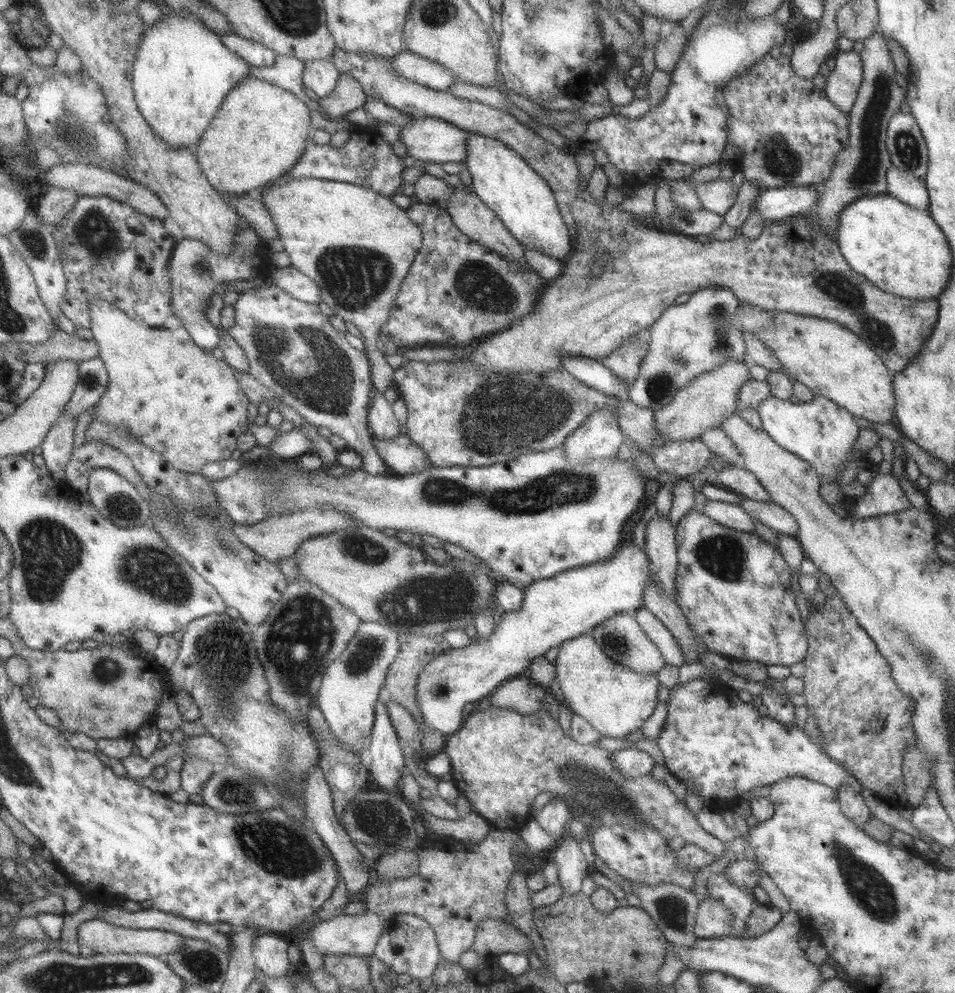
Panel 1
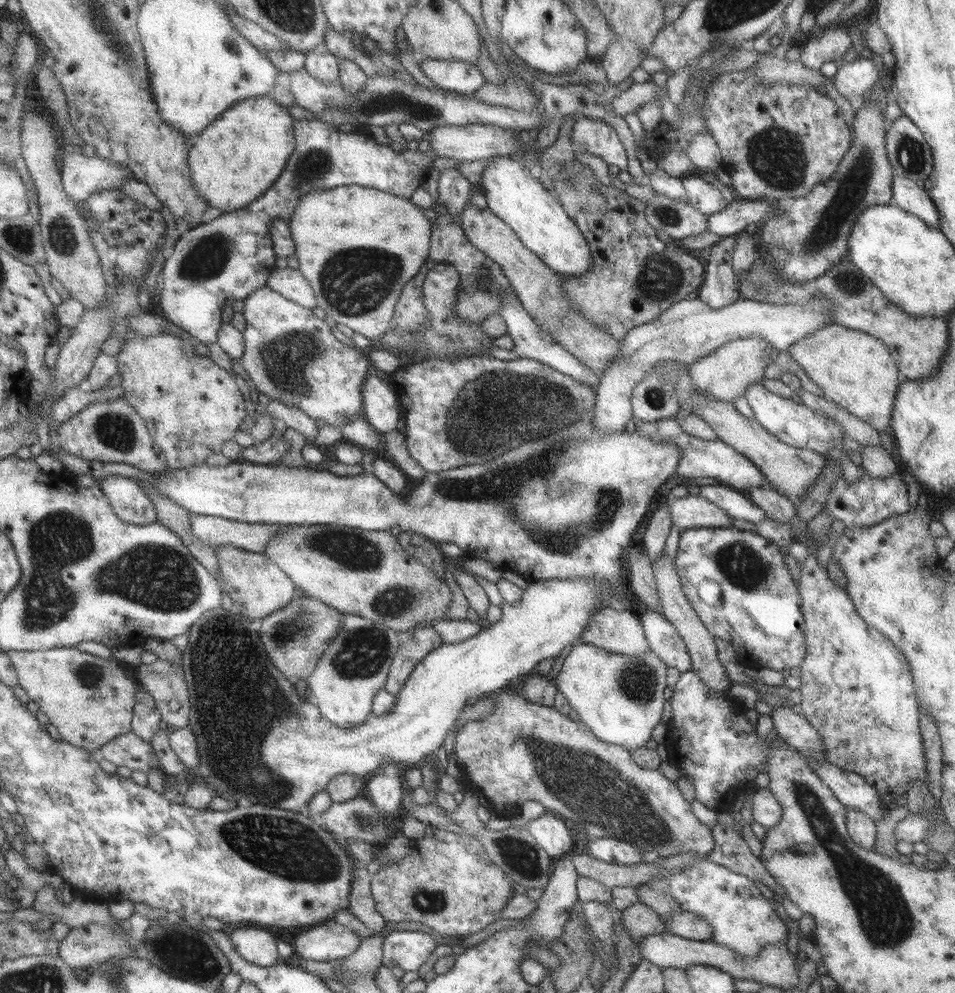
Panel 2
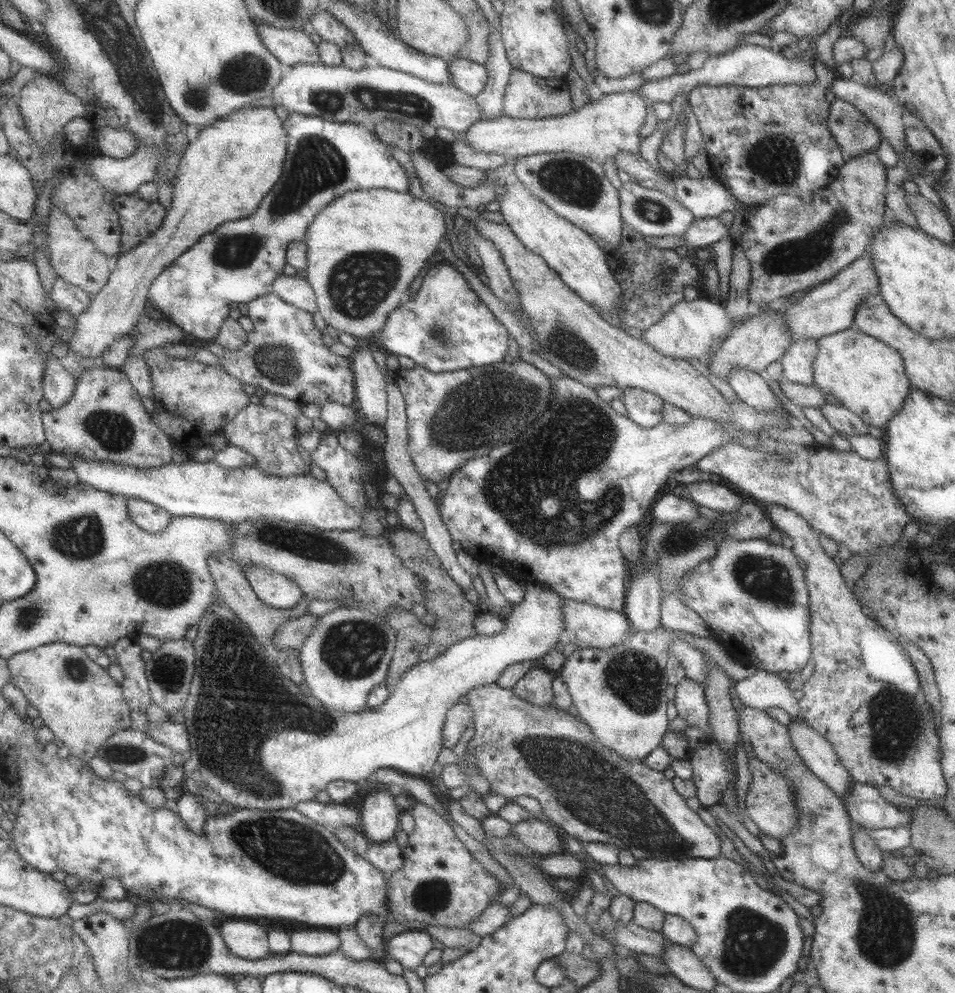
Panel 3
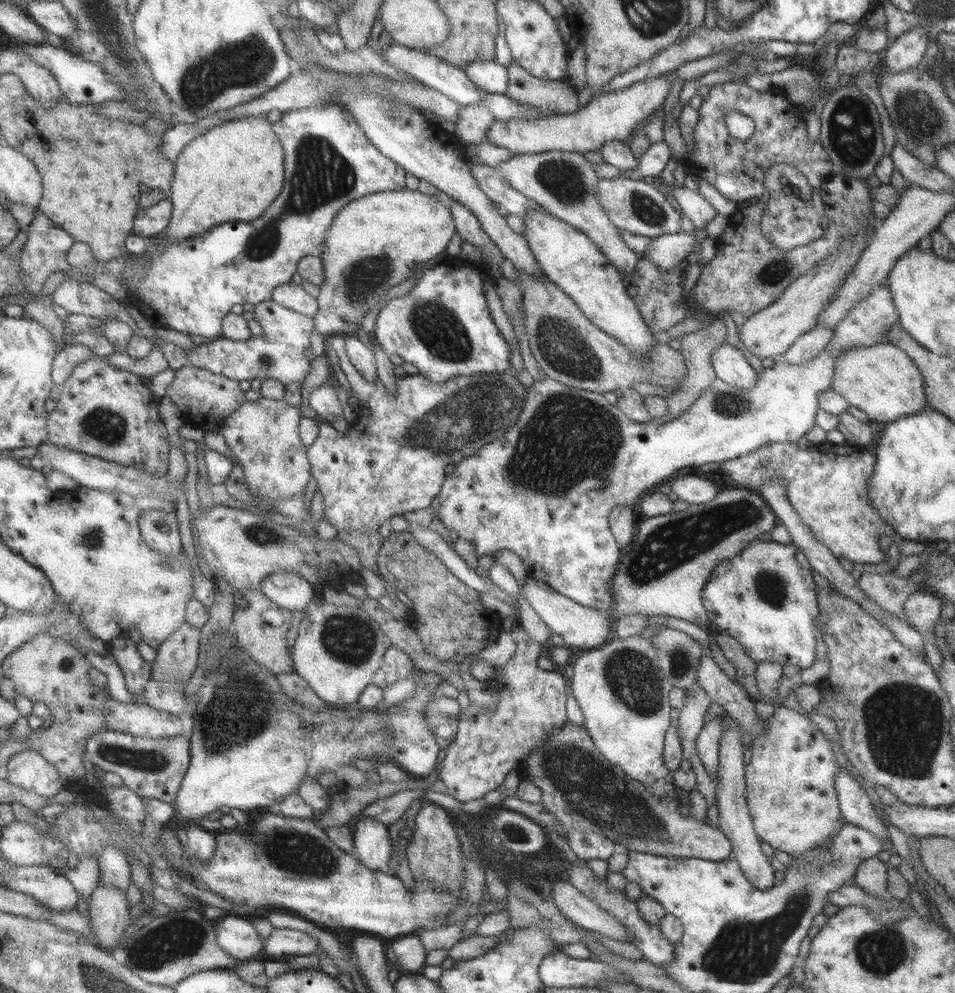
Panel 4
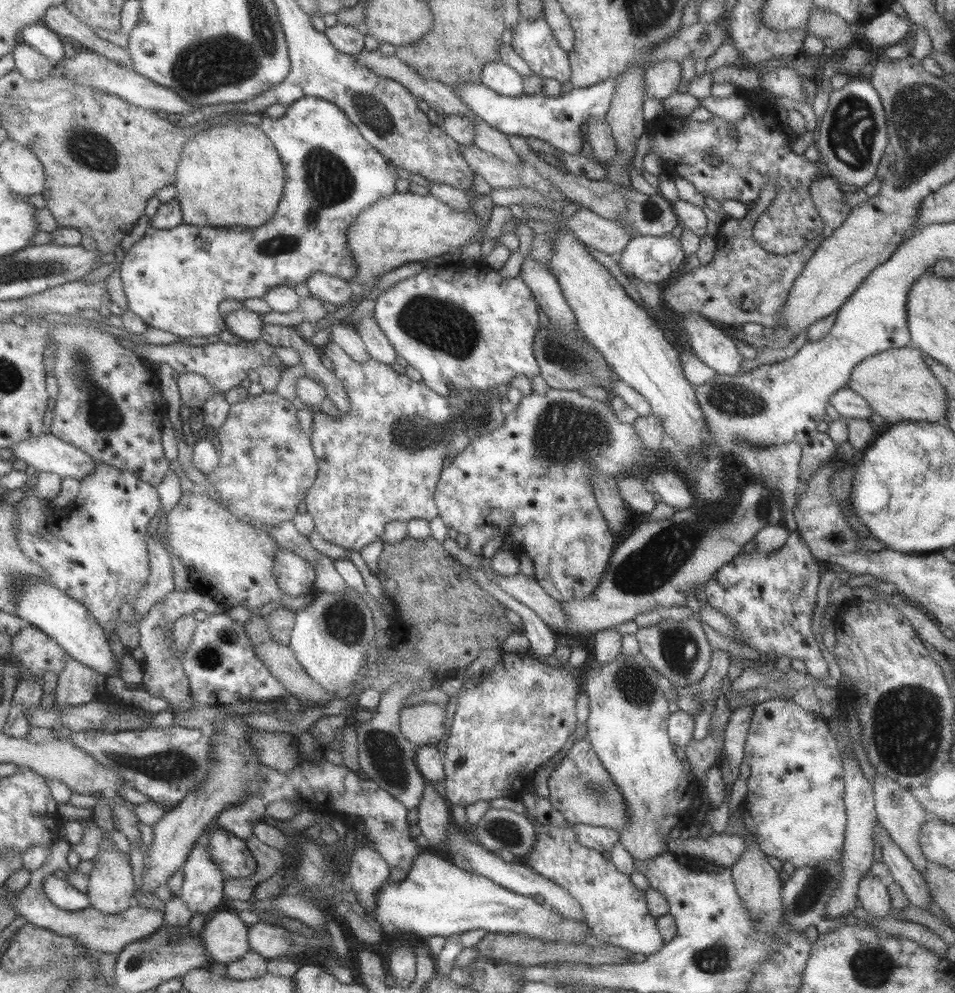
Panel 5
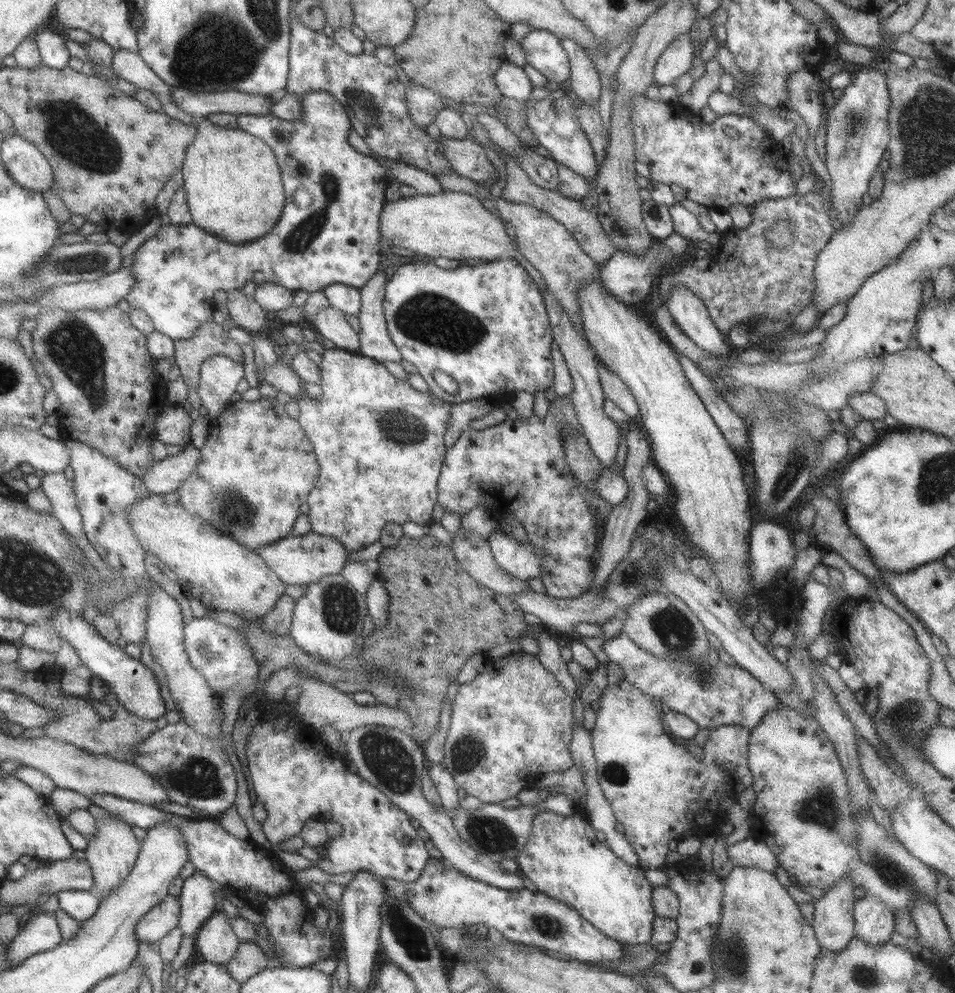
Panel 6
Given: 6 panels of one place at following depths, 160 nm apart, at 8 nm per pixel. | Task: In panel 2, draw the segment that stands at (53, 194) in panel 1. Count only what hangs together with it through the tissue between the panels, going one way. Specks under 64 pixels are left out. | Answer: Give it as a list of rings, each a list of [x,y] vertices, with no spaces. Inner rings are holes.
[[[73,151],[68,155],[60,157],[60,181],[65,194],[75,202],[84,201],[92,192],[100,191],[101,189],[117,188],[123,181],[131,179],[131,172],[126,168],[122,168],[116,162],[101,160],[98,156],[91,157],[83,156],[77,151]]]

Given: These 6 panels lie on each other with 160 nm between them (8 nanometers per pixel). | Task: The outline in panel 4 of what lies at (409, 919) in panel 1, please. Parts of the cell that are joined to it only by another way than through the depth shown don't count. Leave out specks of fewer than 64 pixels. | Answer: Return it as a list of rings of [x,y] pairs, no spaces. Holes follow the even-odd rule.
[[[418,932],[393,938],[390,947],[402,968],[402,971],[400,969],[401,974],[421,973],[425,966],[426,950],[421,944]]]

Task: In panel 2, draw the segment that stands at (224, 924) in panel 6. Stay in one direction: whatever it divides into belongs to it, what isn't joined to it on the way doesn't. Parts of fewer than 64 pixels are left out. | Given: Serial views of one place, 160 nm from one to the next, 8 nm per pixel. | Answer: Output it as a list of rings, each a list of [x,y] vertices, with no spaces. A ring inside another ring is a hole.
[[[239,926],[229,934],[229,938],[237,954],[251,964],[267,967],[281,961],[275,938],[266,929]]]

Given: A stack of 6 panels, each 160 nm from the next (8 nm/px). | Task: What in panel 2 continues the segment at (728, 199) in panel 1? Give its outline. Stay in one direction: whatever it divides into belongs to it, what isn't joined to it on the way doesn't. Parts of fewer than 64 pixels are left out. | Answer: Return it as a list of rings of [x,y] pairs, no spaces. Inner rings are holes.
[[[698,173],[683,177],[682,185],[687,193],[686,201],[699,212],[709,215],[725,208],[726,203],[719,193],[719,185],[705,182]]]

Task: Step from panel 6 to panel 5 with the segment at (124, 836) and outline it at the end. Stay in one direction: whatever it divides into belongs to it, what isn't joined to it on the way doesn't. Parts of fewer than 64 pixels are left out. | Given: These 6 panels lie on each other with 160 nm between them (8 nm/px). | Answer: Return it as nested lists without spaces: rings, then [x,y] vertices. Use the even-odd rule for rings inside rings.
[[[115,846],[111,851],[98,851],[96,860],[91,872],[88,874],[87,898],[89,898],[90,907],[98,910],[101,914],[119,914],[129,907],[136,904],[133,894],[136,886],[133,884],[131,867],[128,863],[130,856],[117,850]]]

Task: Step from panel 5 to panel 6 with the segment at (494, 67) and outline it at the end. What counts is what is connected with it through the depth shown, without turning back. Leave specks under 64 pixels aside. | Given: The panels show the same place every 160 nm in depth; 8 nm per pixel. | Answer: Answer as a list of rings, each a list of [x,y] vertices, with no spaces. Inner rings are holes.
[[[507,62],[500,64],[495,71],[494,81],[499,92],[505,98],[519,101],[530,98],[533,86],[522,67]]]

